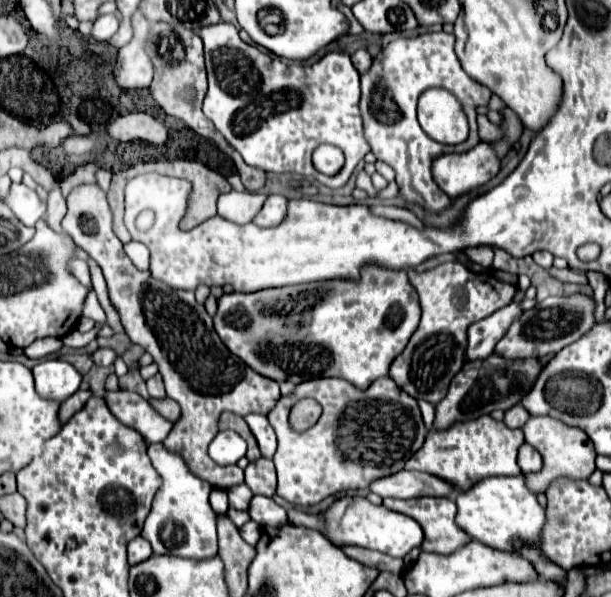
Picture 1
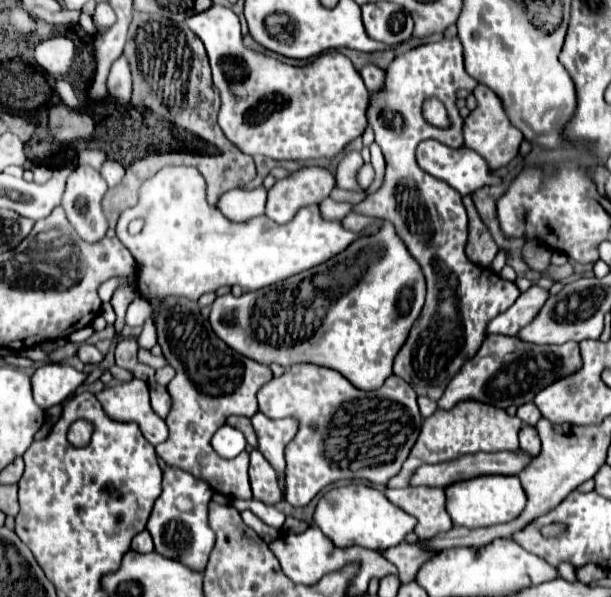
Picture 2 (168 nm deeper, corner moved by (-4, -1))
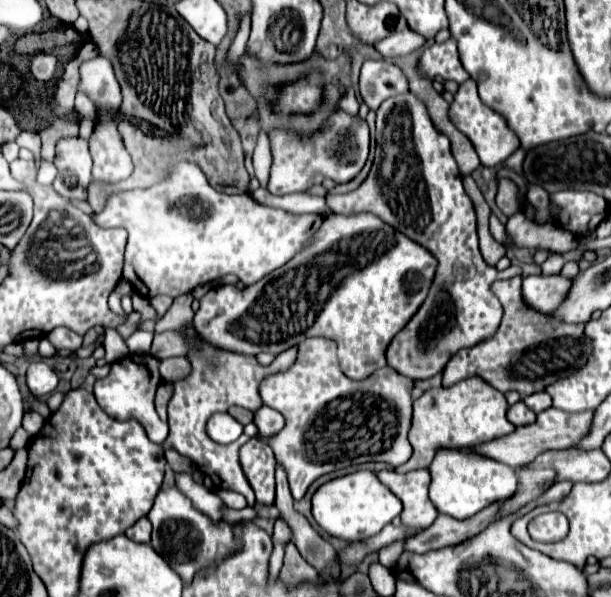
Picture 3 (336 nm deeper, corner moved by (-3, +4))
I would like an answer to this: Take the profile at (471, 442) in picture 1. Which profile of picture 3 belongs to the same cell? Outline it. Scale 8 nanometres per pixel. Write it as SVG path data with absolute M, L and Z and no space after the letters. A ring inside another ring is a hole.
M478 375L464 379L452 387L432 387L424 391L422 397L414 401L414 419L408 433L414 453L404 465L396 467L396 471L408 473L412 469L426 469L432 463L438 447L476 447L512 433L514 425L506 419L506 409L506 397L492 385L482 381L482 377Z

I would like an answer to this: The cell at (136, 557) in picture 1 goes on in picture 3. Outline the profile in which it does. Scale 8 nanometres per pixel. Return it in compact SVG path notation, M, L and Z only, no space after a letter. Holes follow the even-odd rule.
M142 517L132 527L126 529L126 535L136 543L150 543L150 531L152 531L152 525L150 525L148 517Z

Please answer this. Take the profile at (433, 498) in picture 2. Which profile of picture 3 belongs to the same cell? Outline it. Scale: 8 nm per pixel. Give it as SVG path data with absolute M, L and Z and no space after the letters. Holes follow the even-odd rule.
M416 469L408 473L380 471L378 479L402 501L402 525L426 529L436 519L438 511L428 497L430 473L428 469Z

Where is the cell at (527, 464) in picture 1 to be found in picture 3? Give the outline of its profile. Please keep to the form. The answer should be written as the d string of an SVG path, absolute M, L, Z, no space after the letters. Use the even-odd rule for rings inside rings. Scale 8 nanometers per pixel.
M518 401L518 403L510 405L506 417L508 417L508 421L514 423L516 427L520 427L520 425L528 425L528 423L536 421L536 413L534 413L532 409L528 409L524 401Z

